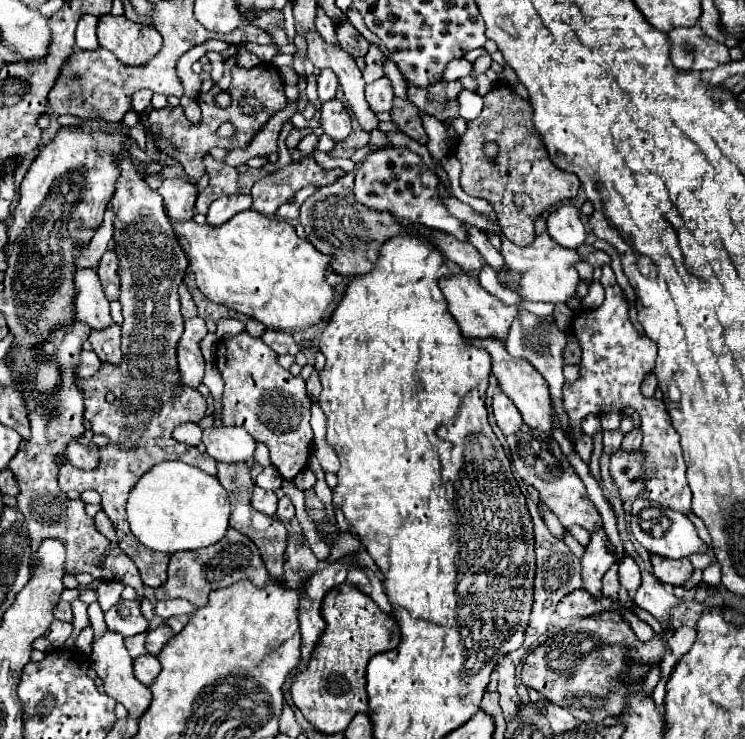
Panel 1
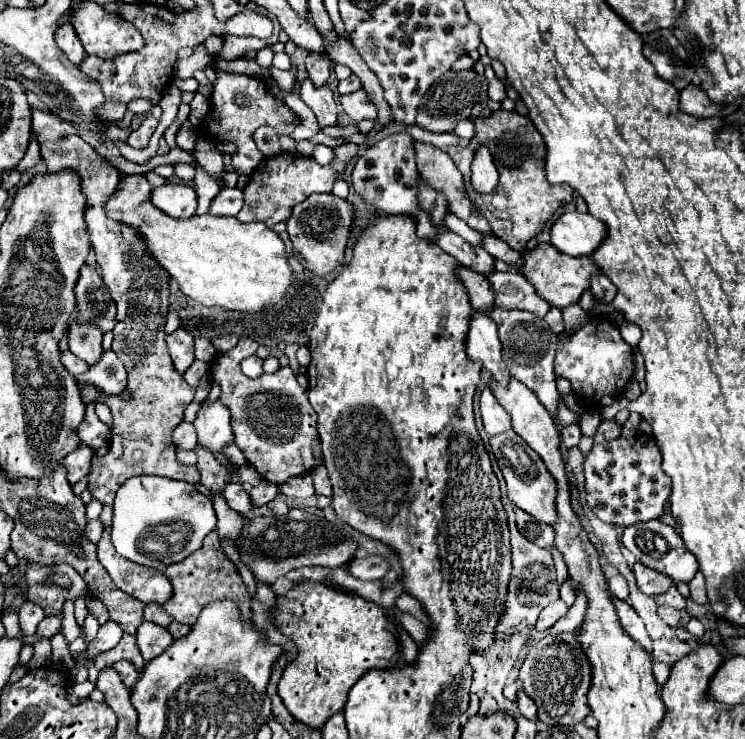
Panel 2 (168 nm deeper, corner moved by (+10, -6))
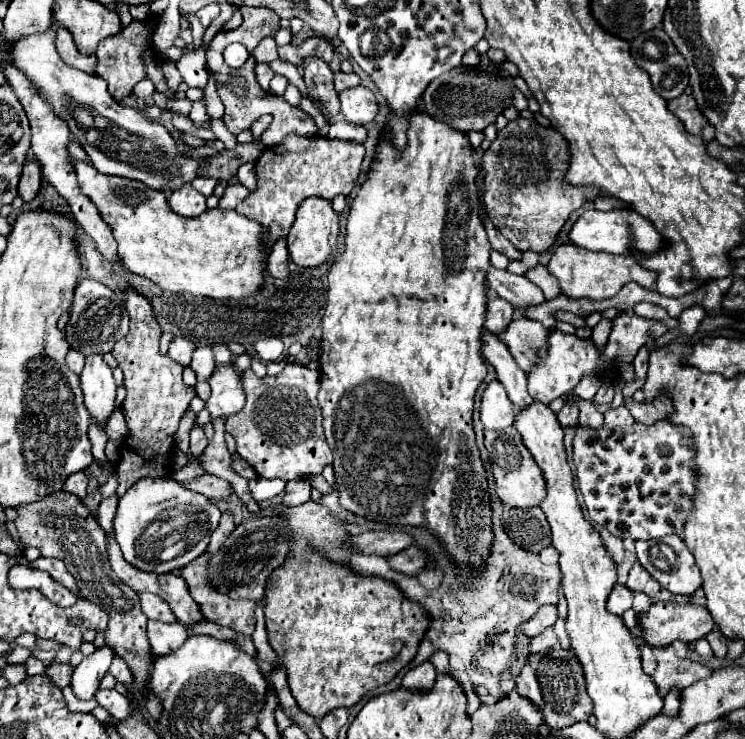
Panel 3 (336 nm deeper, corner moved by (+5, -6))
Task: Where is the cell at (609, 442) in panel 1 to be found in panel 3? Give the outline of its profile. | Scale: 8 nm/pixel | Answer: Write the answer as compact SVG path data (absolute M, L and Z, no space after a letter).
M619 406L619 408L605 412L605 424L609 424L609 426L627 426L627 424L633 424L633 422L635 420L625 406Z

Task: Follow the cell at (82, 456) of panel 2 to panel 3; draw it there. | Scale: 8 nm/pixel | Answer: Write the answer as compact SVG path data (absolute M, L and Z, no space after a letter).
M83 472L71 474L71 476L65 480L63 490L69 492L69 494L75 494L77 498L85 498L85 494L87 494L87 476L85 476Z

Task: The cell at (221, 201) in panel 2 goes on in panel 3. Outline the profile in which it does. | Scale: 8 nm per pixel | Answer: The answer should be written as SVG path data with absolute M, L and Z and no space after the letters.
M231 176L227 180L227 190L225 190L225 196L219 200L219 206L221 208L235 208L241 200L245 200L249 194L249 190L237 180L237 176Z

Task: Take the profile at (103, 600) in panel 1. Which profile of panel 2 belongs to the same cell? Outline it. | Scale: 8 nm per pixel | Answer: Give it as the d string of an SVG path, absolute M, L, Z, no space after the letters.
M88 614L86 616L86 620L84 620L84 638L86 638L86 642L90 642L90 640L94 640L94 636L96 636L96 632L98 632L98 620L94 618L94 614Z

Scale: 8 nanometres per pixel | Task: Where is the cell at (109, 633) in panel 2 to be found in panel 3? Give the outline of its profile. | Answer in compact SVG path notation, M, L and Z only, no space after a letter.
M109 646L97 648L91 656L83 658L83 662L73 670L71 688L79 700L91 700L95 696L99 682L105 676L113 656L115 654L113 650L109 650Z

